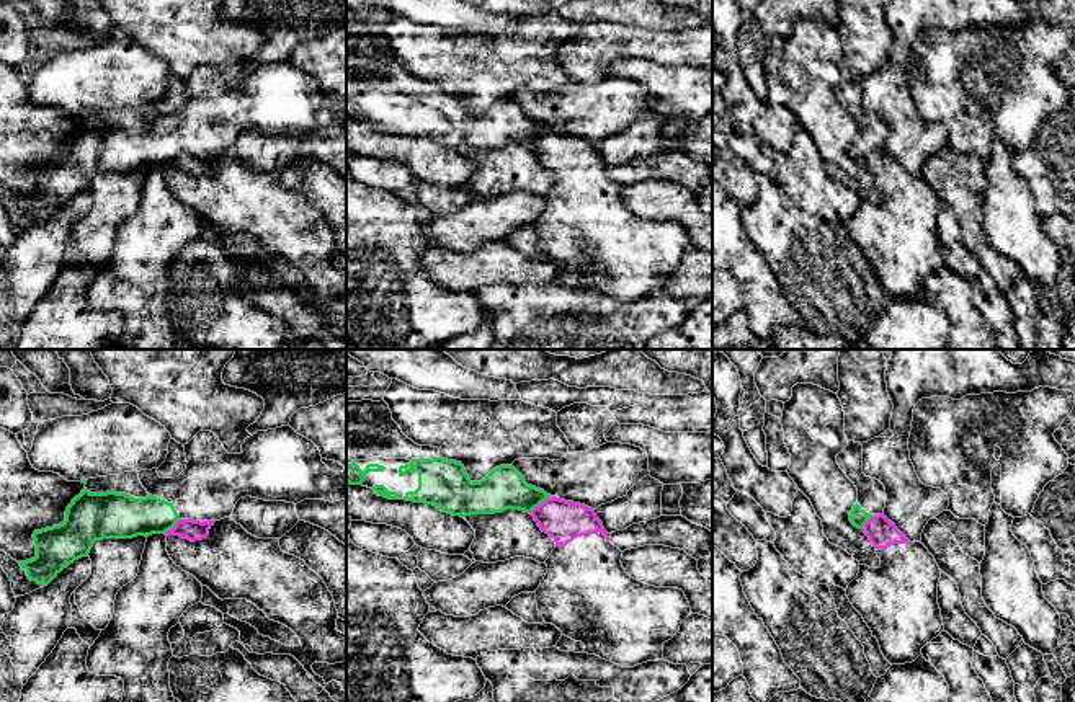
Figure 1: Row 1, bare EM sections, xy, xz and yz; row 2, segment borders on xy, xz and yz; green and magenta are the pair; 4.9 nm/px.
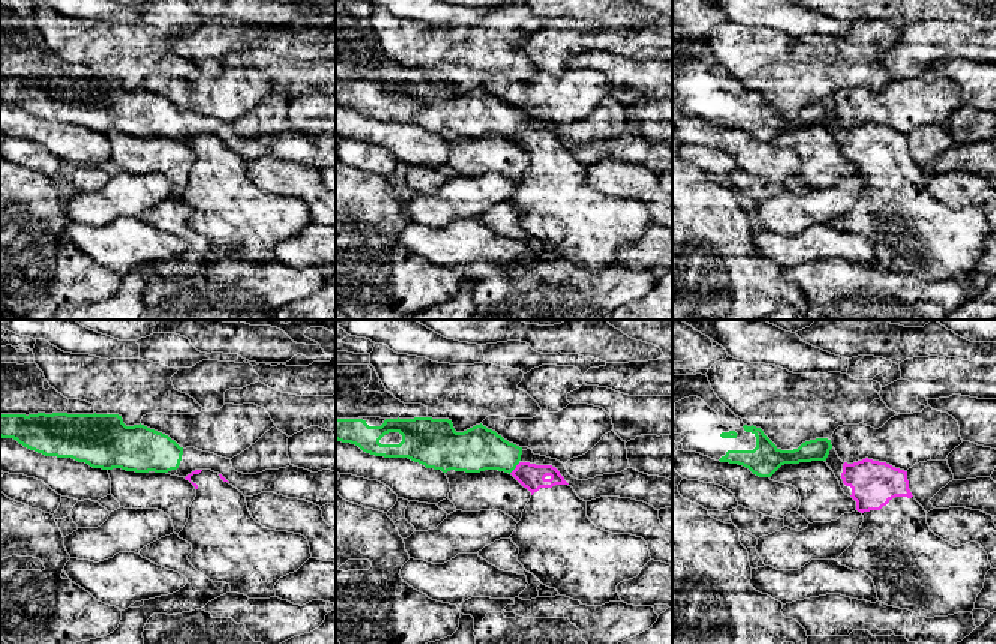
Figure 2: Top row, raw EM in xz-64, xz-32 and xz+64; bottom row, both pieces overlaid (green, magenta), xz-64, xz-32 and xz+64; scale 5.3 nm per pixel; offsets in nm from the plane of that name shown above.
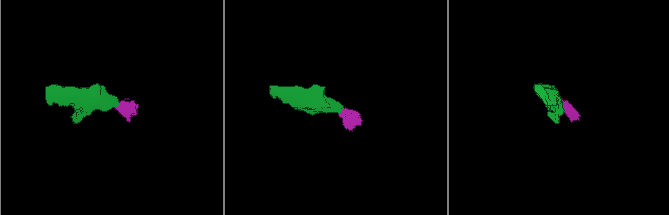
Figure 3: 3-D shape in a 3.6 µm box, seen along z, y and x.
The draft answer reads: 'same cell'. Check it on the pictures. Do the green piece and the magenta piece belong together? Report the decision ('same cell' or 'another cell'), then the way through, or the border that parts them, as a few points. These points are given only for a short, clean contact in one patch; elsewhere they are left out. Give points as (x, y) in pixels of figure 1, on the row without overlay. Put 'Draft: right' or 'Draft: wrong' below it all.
another cell | along xz (548, 131), (530, 147)
Draft: wrong

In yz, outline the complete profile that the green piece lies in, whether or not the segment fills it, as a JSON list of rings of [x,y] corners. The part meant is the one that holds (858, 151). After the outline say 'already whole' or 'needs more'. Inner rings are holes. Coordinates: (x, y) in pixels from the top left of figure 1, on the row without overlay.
[[[848,75],[848,80],[836,90],[836,98],[858,122],[858,136],[850,147],[854,162],[863,163],[874,150],[885,142],[884,119],[863,108],[863,78]]]; needs more

